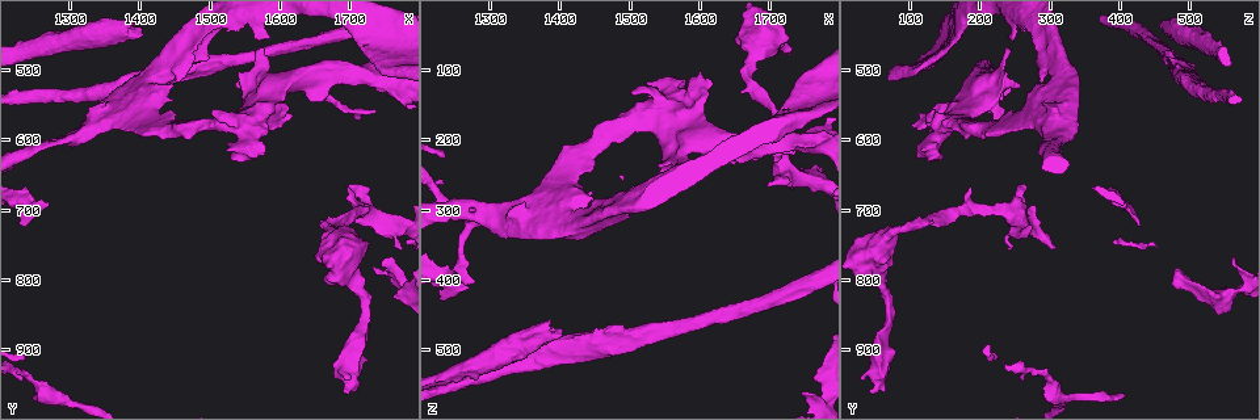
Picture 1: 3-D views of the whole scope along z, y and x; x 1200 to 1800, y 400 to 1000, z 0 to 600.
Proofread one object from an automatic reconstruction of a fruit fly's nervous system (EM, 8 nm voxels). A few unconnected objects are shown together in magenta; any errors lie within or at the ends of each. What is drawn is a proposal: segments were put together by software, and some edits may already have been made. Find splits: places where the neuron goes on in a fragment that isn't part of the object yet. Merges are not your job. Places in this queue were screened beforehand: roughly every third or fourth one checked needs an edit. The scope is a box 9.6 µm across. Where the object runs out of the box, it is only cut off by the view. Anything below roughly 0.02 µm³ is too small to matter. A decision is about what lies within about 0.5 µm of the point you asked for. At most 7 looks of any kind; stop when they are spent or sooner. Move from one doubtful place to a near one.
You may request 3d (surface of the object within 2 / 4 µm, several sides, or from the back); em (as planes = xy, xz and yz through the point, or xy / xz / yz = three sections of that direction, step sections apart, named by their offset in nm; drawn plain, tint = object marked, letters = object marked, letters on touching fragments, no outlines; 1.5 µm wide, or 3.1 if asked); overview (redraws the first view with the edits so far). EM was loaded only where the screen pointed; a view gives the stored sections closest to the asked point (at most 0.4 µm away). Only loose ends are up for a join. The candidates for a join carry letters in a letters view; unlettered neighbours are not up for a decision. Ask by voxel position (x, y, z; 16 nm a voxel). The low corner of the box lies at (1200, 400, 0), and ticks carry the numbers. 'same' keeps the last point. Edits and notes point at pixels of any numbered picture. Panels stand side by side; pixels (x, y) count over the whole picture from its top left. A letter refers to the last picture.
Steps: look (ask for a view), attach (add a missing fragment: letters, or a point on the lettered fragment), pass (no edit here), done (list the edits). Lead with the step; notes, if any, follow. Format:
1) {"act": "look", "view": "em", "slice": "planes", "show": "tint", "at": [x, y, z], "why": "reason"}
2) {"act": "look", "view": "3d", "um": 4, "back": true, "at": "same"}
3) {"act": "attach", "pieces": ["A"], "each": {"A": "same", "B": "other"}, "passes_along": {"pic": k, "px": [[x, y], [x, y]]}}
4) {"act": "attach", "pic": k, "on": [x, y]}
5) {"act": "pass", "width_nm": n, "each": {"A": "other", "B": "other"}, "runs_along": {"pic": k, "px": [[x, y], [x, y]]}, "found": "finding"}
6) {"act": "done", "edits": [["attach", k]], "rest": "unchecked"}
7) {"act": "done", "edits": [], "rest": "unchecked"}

{"act": "look", "view": "em", "slice": "planes", "show": "letters", "at": [1585, 610, 120], "why": "thick end"}

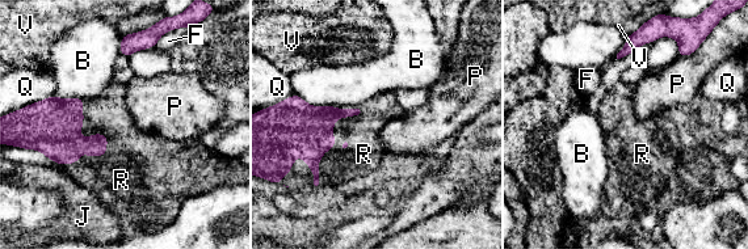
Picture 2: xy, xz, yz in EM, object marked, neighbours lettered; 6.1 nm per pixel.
{"act": "attach", "pieces": ["R"], "each": {"B": "other", "F": "other", "J": "other", "P": "other", "Q": "other", "R": "same", "V": "other"}, "passes_along": {"pic": 2, "px": [[295, 129], [333, 140], [364, 153]]}, "found": "the neuron continues"}

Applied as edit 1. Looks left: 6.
{"act": "look", "view": "em", "slice": "planes", "show": "plain", "at": [1275, 960, 405], "why": "an open end"}

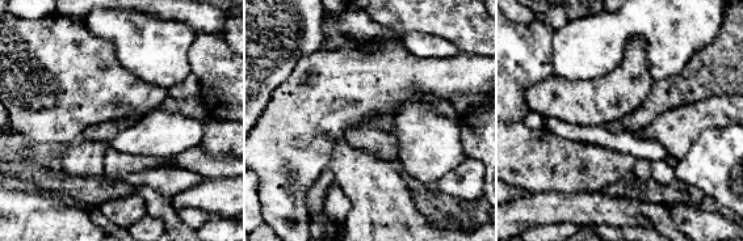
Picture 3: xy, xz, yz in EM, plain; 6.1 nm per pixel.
{"act": "look", "view": "em", "slice": "planes", "show": "letters", "at": "same", "why": "what lies round it"}

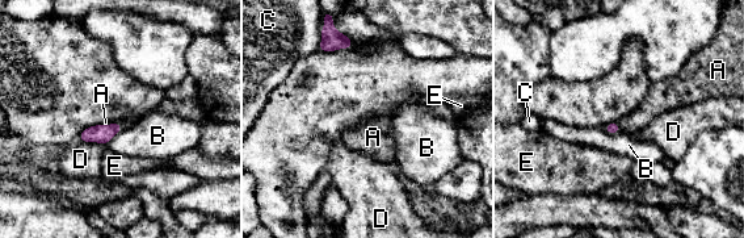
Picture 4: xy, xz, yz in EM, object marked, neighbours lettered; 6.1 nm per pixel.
{"act": "attach", "pieces": ["A"], "longest_contact_nm": ["D", 170], "each": {"A": "same", "B": "other", "C": "other", "D": "other", "E": "other"}, "passes_along": {"pic": 4, "px": [[613, 128], [618, 128], [652, 105]]}, "found": "the neuron continues"}

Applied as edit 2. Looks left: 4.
{"act": "look", "view": "overview"}

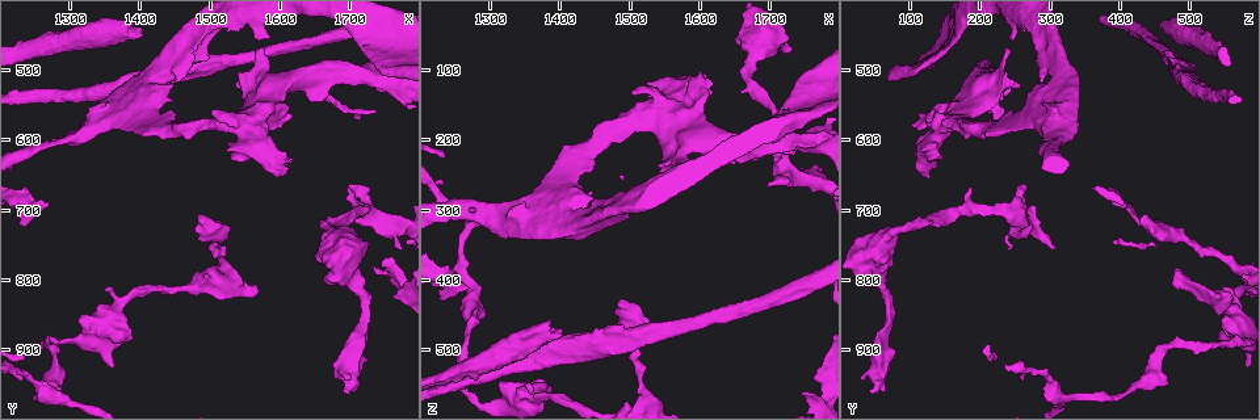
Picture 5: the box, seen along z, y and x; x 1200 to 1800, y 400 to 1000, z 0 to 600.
{"act": "look", "view": "em", "slice": "xz", "step": 8, "show": "plain", "at": [1405, 455, 470], "why": "free end"}

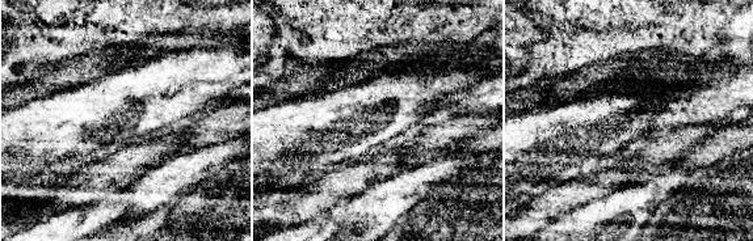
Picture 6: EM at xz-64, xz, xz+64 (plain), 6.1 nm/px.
{"act": "look", "view": "em", "slice": "xz", "step": 8, "show": "letters", "at": "same"}

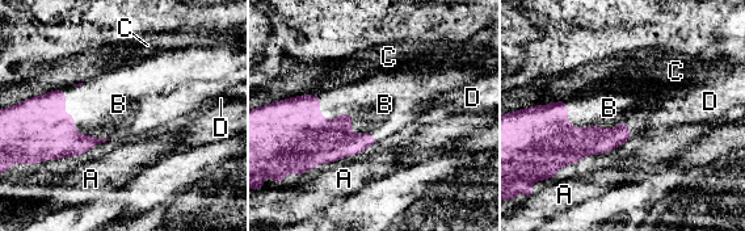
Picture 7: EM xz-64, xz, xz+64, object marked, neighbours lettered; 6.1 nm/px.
{"act": "attach", "pieces": ["B"], "each": {"A": "other", "B": "same", "C": "other", "D": "other"}, "passes_along": {"pic": 7, "px": [[315, 139], [345, 112], [384, 104]]}, "found": "it goes on there"}

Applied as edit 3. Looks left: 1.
{"act": "done", "edits": [["attach", 2], ["attach", 4], ["attach", 7]], "rest": "unchecked"}

